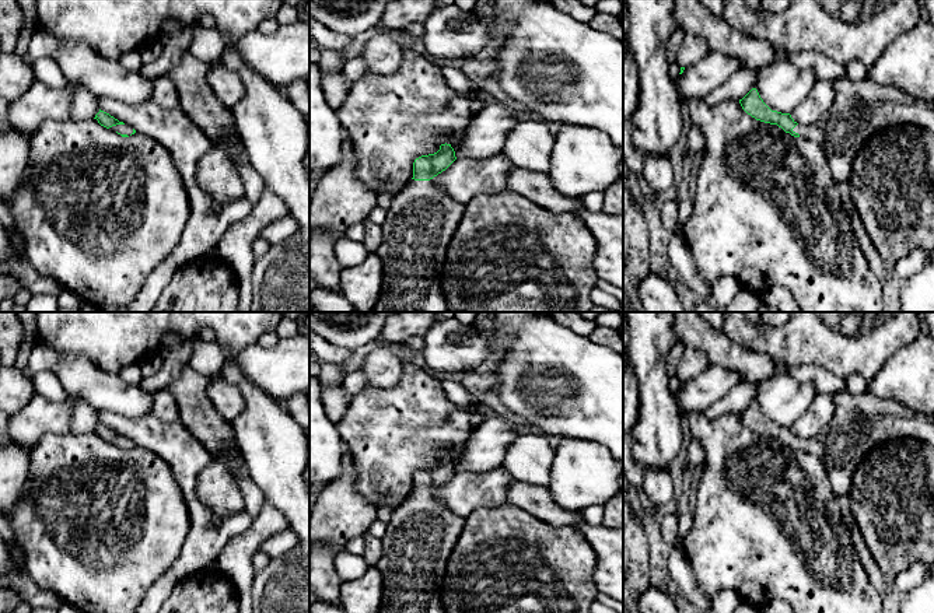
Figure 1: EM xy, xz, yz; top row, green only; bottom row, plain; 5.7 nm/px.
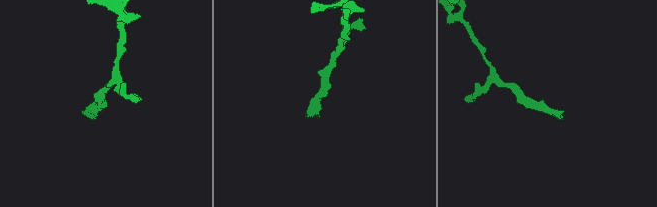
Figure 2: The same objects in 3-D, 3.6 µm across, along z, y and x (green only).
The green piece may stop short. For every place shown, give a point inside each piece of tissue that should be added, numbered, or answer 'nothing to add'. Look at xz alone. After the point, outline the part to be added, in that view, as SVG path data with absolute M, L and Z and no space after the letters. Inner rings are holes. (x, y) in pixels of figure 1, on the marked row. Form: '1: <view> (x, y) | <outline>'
1: xz (419, 224) | M437 176L430 181L410 179L405 188L393 196L381 224L381 246L375 253L384 263L384 280L379 300L371 312L447 312L447 301L442 293L442 269L447 259L447 248L465 214L465 204L451 199L437 183Z

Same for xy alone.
1: xy (123, 129) | M116 125L116 126L112 126L109 129L113 132L118 132L120 134L127 134L127 136L130 136L133 133L133 129L127 125Z

